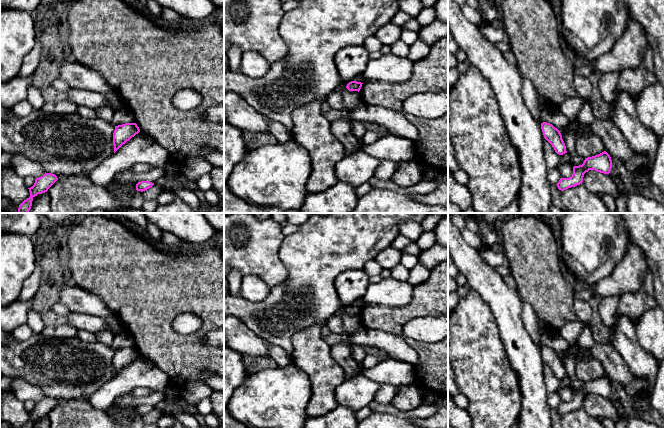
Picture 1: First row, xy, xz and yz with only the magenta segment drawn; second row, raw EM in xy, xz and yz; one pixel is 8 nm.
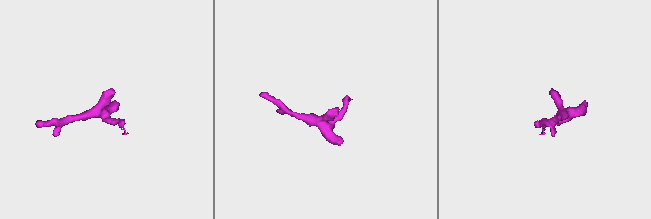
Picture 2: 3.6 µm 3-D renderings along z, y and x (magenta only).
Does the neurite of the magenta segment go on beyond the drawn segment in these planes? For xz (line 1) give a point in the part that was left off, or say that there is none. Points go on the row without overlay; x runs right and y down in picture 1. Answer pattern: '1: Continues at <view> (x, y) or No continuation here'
1: No continuation here

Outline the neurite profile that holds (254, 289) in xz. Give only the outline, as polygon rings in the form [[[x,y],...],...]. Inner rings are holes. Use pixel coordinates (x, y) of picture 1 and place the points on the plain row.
[[[248,275],[243,277],[241,297],[252,302],[263,301],[270,293],[271,288],[259,277]]]

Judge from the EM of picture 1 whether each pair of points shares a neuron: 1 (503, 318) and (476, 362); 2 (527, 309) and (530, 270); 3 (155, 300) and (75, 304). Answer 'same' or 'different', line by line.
1: different
2: different
3: different

